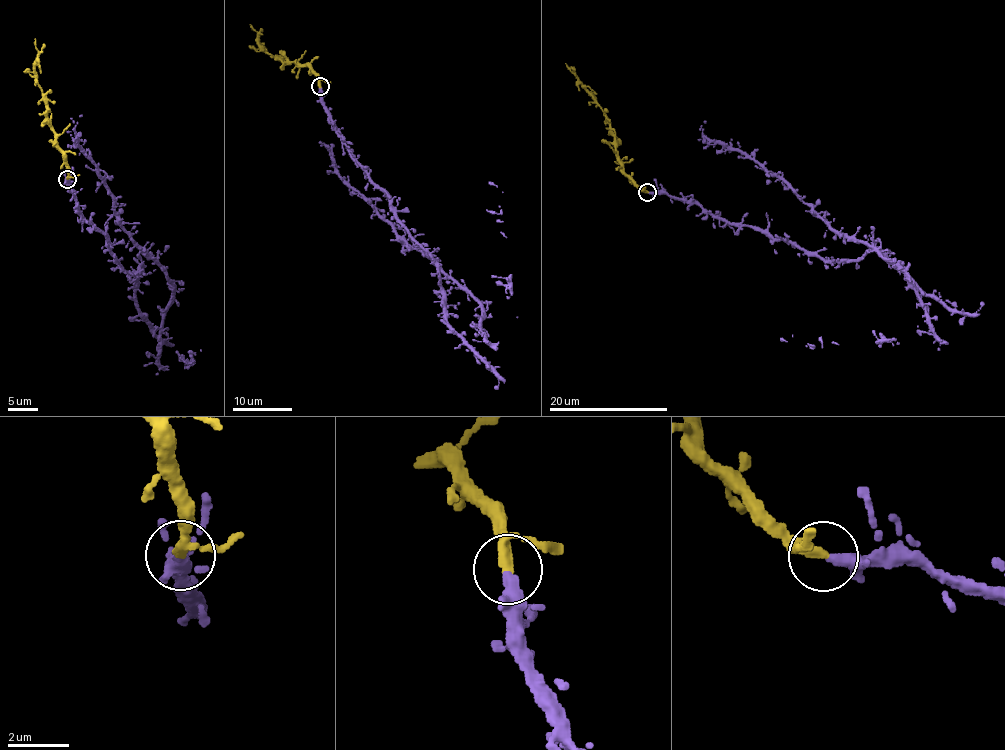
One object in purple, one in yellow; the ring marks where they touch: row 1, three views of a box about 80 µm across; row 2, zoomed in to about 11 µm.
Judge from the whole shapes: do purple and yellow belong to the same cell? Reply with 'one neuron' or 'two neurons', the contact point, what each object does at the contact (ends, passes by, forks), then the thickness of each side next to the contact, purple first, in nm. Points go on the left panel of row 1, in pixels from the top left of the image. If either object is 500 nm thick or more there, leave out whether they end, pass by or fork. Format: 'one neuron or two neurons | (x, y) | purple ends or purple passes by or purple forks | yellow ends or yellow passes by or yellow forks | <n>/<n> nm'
one neuron | (67, 179) | purple ends | yellow ends | 400/360 nm

